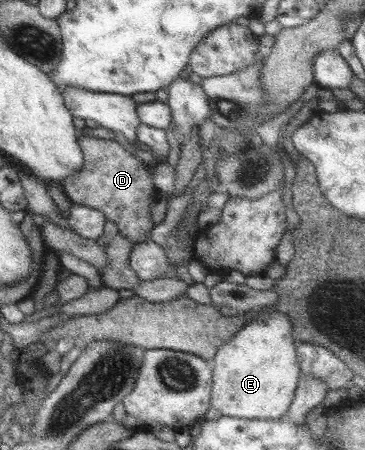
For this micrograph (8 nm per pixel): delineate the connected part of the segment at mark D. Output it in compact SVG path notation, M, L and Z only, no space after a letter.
M79 134L76 136L83 161L81 167L62 183L64 195L73 204L81 204L103 213L115 223L118 235L131 242L146 242L154 226L150 207L158 189L152 184L146 165L113 139L99 139Z

